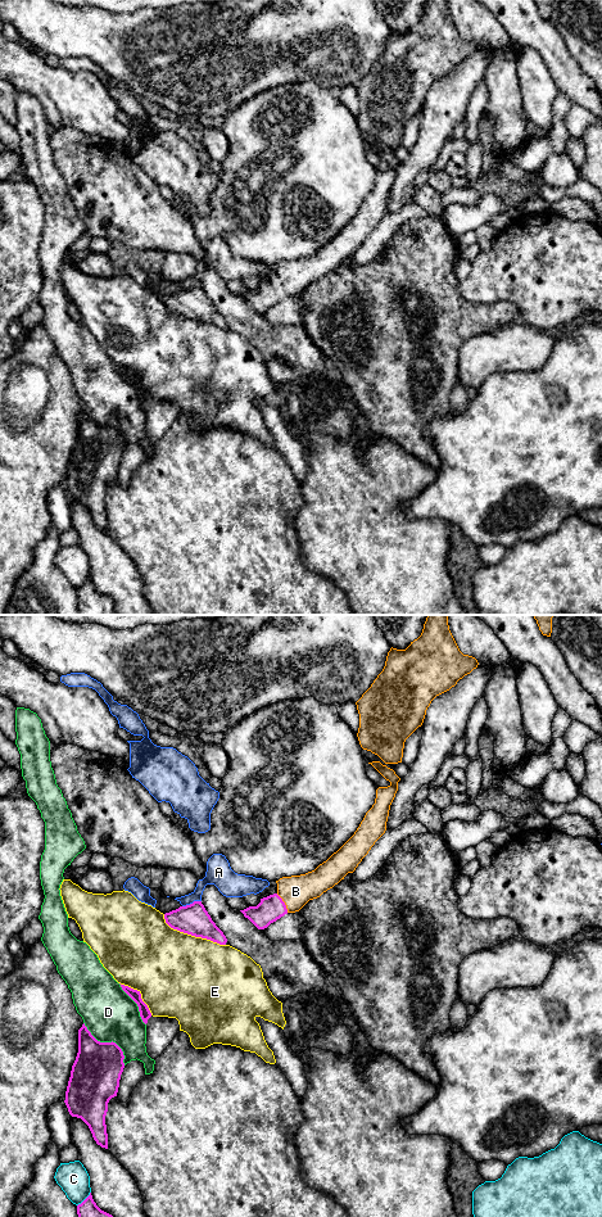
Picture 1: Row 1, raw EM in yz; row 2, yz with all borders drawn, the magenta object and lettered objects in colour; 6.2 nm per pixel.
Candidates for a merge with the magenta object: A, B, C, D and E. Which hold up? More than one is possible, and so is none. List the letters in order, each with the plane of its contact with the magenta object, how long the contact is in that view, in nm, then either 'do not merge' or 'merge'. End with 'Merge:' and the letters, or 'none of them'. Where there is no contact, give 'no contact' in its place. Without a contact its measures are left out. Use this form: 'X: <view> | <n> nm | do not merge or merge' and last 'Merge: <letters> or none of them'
A: yz | 130 nm | do not merge
B: yz | 140 nm | merge
C: yz | 130 nm | do not merge
D: yz | 380 nm | do not merge
E: yz | 440 nm | do not merge
Merge: B

